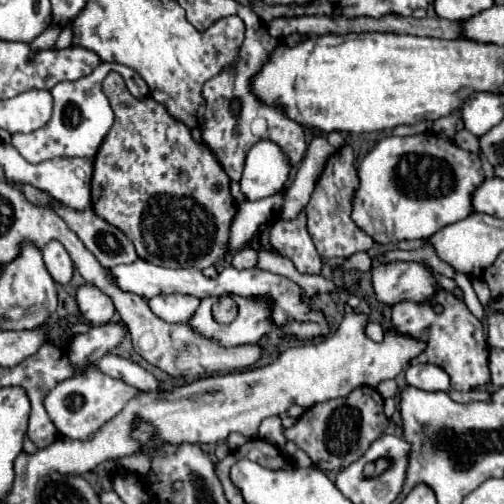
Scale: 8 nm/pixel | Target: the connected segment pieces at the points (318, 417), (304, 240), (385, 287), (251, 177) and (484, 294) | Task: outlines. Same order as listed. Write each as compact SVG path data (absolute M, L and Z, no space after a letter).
M358 387L348 397L332 399L306 409L290 429L284 429L284 437L306 451L318 469L340 471L360 459L386 427L388 419L384 415L384 399L380 393L374 387Z
M302 211L292 221L278 219L270 227L270 245L276 255L290 259L300 273L320 275L322 259L306 231L306 213Z
M384 255L372 259L372 285L376 299L390 307L400 301L428 303L440 289L424 265L414 261L386 261Z
M264 139L258 141L248 151L244 181L240 179L240 191L246 195L248 201L258 201L284 189L288 175L290 175L288 157L276 143Z
M473 278L471 281L479 301L483 306L486 306L488 301L491 299L487 283L480 278Z

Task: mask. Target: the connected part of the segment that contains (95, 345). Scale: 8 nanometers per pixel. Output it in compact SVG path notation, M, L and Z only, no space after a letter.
M122 321L106 323L100 327L92 327L88 333L76 337L68 347L70 363L76 369L88 367L92 361L100 359L108 351L112 351L126 335L126 327Z

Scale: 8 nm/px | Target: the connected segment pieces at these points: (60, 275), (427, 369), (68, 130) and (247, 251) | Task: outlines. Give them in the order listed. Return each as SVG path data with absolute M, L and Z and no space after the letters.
M52 239L48 245L44 245L44 263L48 273L52 275L52 279L56 283L68 283L72 279L74 273L74 263L68 255L68 251L64 249L64 245L56 239Z
M430 363L410 365L406 369L406 383L416 389L424 389L428 393L450 389L450 377L444 373L444 369Z
M100 63L88 77L82 77L78 81L62 81L50 89L54 97L52 119L46 127L34 133L12 135L12 145L18 149L18 153L30 163L42 163L54 157L94 157L114 123L114 111L108 103L108 97L102 93L102 81L110 71L116 71L124 77L126 87L130 87L130 93L134 97L144 99L148 95L144 79L134 69L128 69L120 63Z
M252 247L240 249L240 251L232 257L232 267L234 267L234 269L250 269L250 267L256 267L256 251L254 251Z

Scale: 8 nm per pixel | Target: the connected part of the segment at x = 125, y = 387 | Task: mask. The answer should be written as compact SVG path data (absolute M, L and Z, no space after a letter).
M84 369L82 375L66 379L58 383L52 391L44 397L44 407L60 435L70 439L88 439L98 427L102 427L108 419L112 419L116 413L122 411L122 407L136 395L138 391L132 389L132 385L112 379L96 369Z

